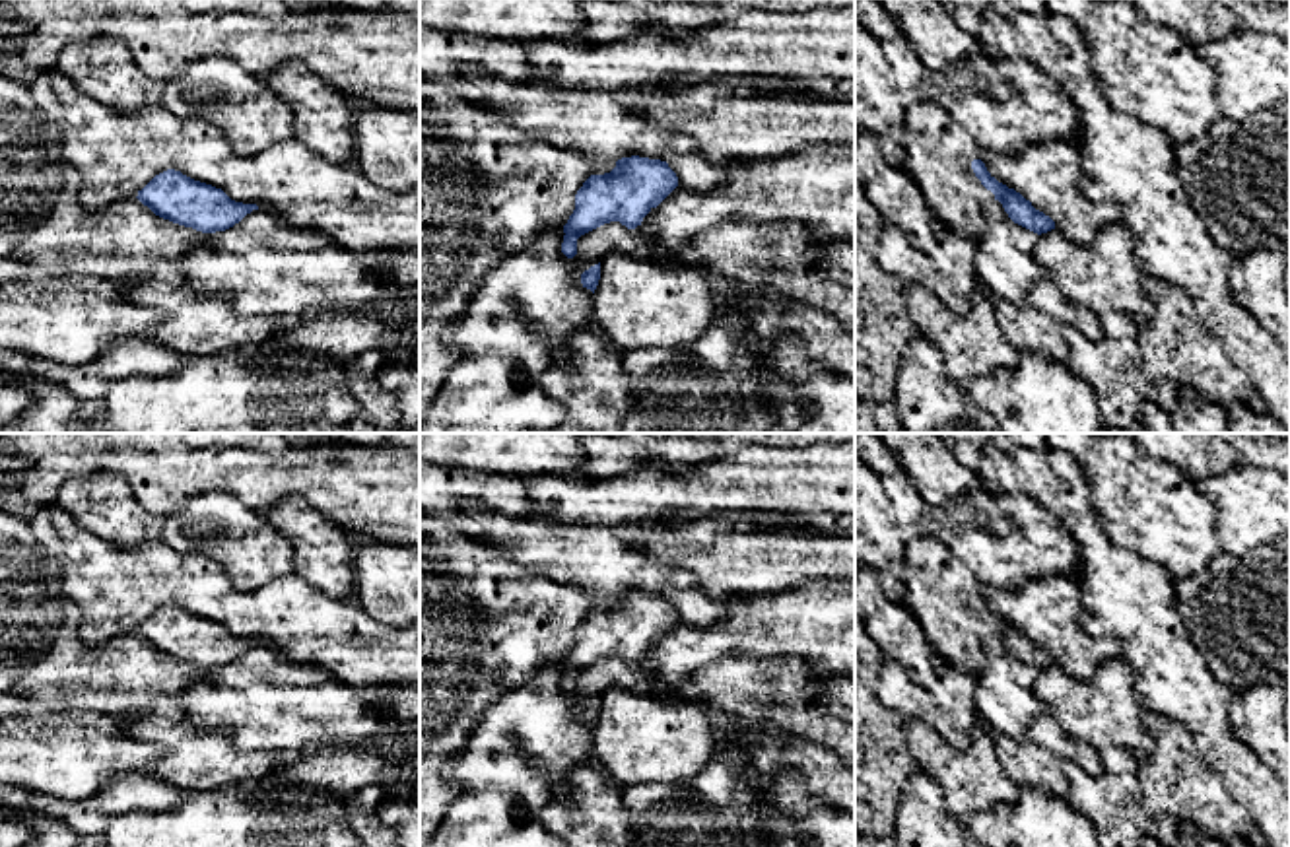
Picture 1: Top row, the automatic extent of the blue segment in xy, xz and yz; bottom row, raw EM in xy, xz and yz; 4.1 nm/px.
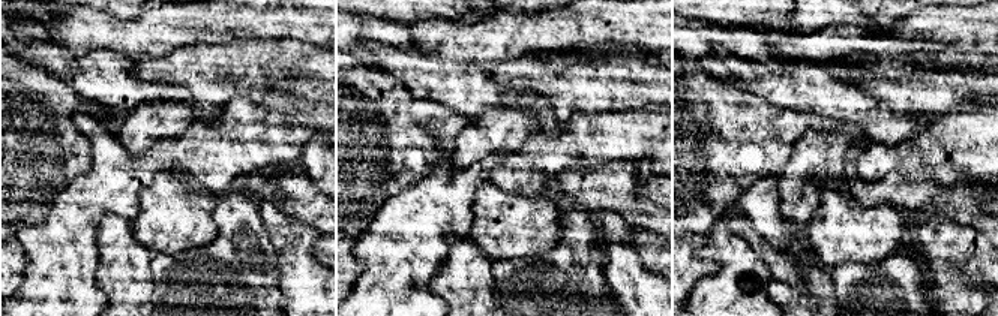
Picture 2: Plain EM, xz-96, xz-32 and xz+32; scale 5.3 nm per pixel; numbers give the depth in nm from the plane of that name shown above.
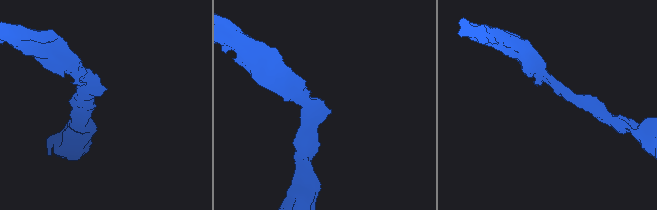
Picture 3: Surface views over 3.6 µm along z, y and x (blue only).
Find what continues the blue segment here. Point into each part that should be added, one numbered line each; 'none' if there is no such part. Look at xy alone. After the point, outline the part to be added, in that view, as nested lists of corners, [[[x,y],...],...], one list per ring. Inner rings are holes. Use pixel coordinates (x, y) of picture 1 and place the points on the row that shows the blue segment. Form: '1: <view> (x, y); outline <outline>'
none

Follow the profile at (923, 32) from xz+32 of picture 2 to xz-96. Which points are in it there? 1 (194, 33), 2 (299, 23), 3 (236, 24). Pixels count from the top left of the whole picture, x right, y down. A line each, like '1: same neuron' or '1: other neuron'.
1: same neuron
2: same neuron
3: same neuron

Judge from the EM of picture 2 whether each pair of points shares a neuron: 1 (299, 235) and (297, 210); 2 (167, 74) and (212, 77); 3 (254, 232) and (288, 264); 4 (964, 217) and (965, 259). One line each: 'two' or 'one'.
1: two
2: one
3: two
4: two

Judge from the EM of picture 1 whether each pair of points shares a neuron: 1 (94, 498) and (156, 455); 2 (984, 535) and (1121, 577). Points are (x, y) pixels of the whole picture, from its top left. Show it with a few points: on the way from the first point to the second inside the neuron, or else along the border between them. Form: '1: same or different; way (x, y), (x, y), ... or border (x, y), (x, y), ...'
1: different; border (78, 474), (117, 473), (136, 500), (152, 513)
2: different; border (1059, 521), (1077, 548), (1077, 579)

